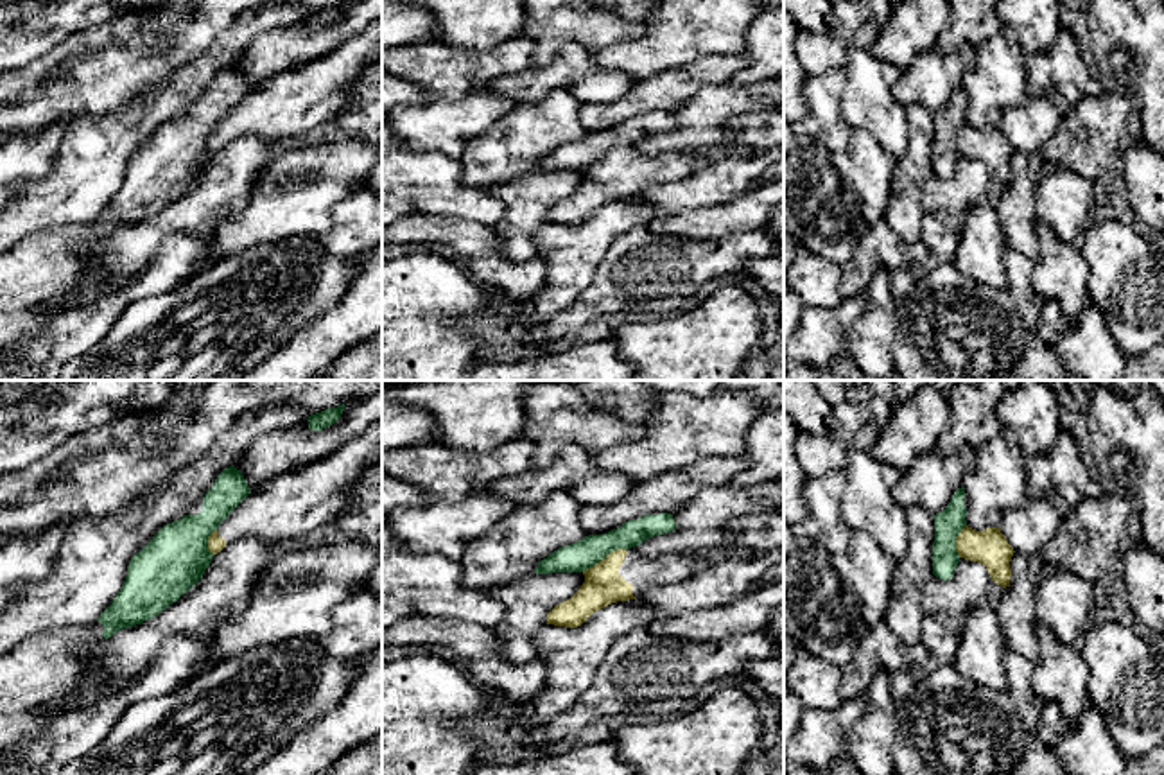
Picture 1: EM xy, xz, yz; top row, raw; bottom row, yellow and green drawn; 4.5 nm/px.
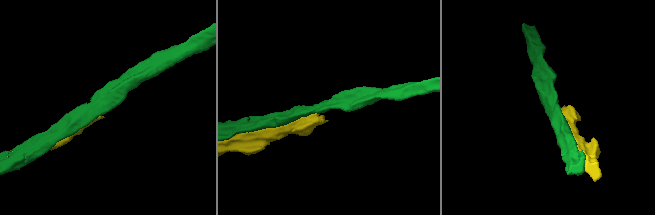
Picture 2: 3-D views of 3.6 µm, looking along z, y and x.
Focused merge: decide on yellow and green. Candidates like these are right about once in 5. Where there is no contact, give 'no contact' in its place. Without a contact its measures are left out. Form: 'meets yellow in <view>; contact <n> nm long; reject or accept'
meets yellow in xz; contact 220 nm long; reject

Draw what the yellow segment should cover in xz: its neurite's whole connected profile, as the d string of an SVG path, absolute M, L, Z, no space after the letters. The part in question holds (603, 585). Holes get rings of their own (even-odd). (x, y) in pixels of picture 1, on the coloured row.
M633 547L612 551L604 560L583 570L585 583L567 601L547 614L547 624L578 628L594 612L628 599L638 599L653 587L680 583L694 574L701 553L667 553L640 556Z

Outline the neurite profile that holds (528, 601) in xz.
M583 572L531 574L495 585L486 592L506 608L495 635L500 655L515 664L538 658L534 631L547 624L547 614L560 603L570 599L585 583Z

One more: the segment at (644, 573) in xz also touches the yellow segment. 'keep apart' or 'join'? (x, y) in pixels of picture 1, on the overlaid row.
join

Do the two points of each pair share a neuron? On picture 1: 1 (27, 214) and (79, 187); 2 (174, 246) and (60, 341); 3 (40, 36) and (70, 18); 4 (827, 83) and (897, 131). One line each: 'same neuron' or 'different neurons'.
1: same neuron
2: same neuron
3: same neuron
4: different neurons

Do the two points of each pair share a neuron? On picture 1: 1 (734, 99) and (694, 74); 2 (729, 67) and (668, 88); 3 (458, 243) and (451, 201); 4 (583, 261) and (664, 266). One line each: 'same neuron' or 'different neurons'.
1: different neurons
2: same neuron
3: different neurons
4: different neurons

